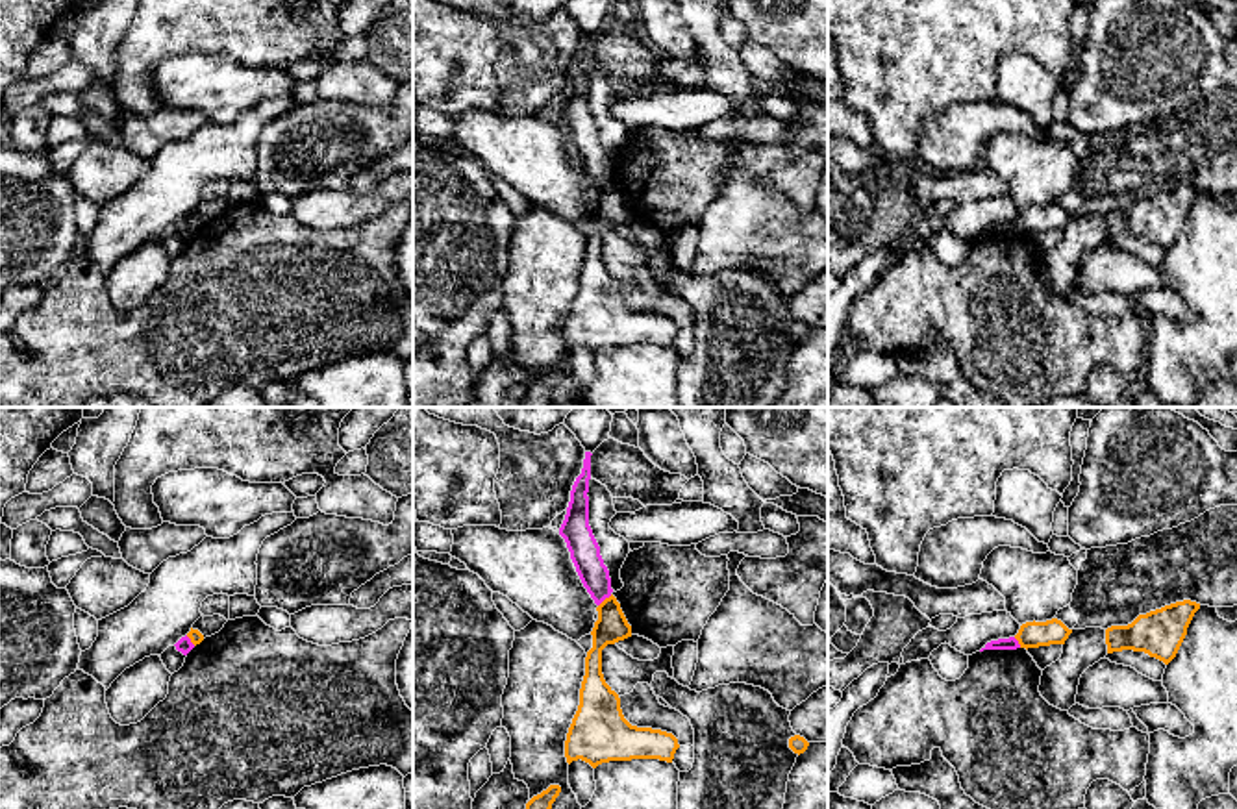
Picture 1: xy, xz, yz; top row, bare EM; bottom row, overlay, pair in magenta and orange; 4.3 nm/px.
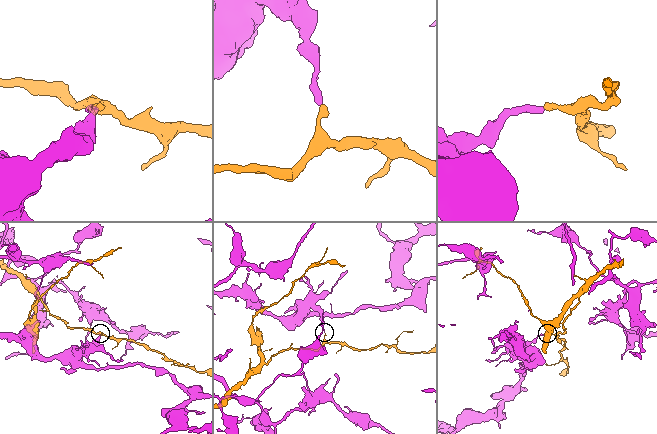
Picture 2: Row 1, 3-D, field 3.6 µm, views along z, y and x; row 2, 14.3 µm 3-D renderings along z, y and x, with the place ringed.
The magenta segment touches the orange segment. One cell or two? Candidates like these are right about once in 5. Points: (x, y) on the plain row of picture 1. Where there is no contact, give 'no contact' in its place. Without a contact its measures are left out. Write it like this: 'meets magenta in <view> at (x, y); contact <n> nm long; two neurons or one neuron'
meets magenta in xz at (604, 184); contact 80 nm long; two neurons

